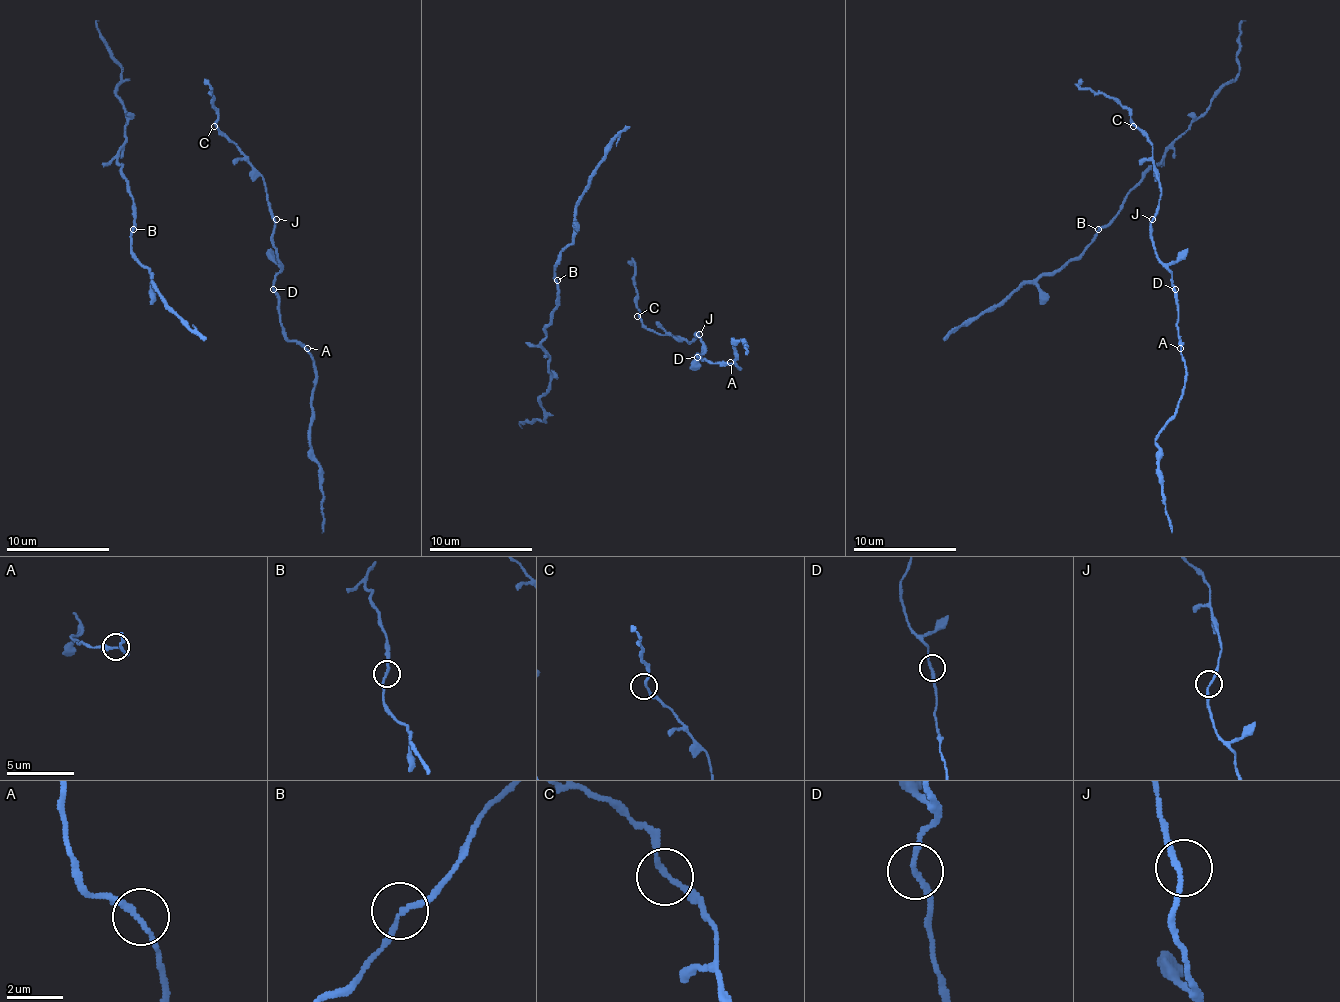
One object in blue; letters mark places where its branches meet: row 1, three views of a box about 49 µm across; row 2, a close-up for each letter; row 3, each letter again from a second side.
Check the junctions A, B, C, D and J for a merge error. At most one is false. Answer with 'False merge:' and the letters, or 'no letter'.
False merge: no letter

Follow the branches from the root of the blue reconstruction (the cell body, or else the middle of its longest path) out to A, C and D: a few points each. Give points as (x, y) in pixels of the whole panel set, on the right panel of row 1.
A: (1146, 139), (1159, 178), (1152, 245), (1157, 260), (1172, 276), (1180, 348)
C: (1146, 139), (1133, 126)
D: (1146, 139), (1159, 178), (1152, 245), (1175, 289)

